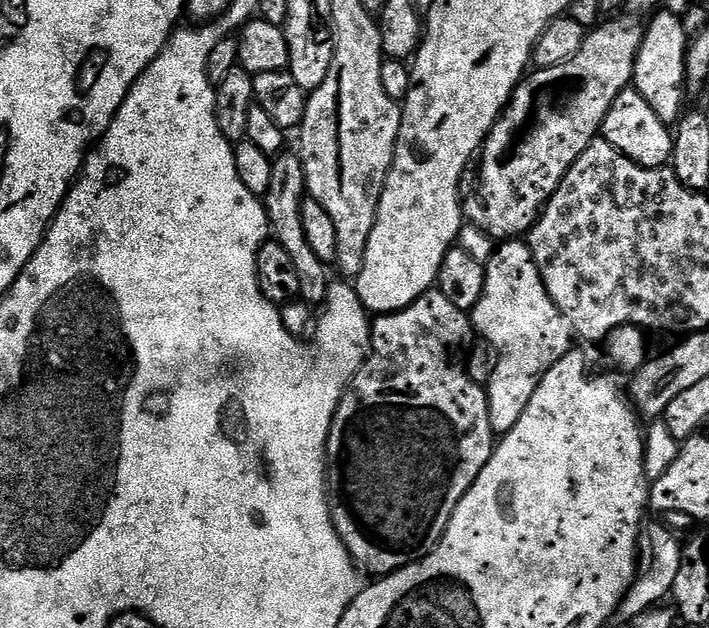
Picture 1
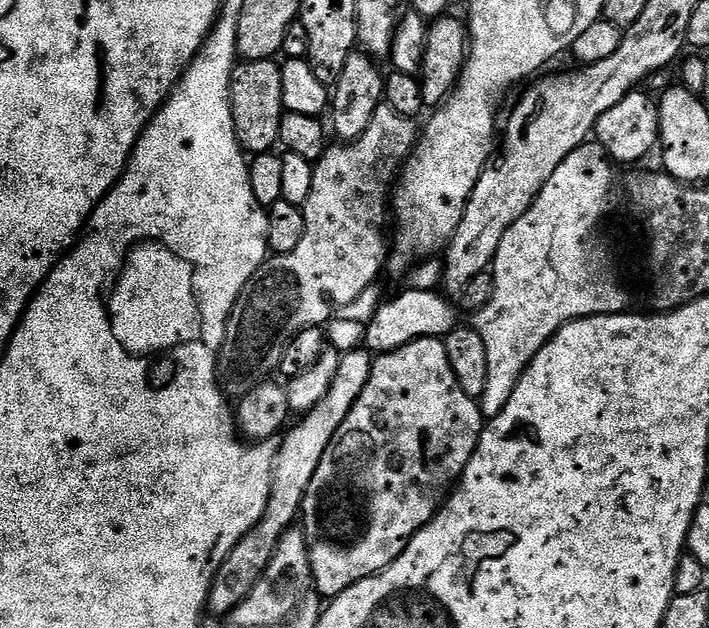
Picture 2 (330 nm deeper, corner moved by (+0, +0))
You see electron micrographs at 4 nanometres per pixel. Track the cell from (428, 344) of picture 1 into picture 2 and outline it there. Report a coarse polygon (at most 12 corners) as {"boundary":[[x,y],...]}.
{"boundary":[[423,336],[373,359],[310,478],[314,588],[385,572],[486,417]]}

